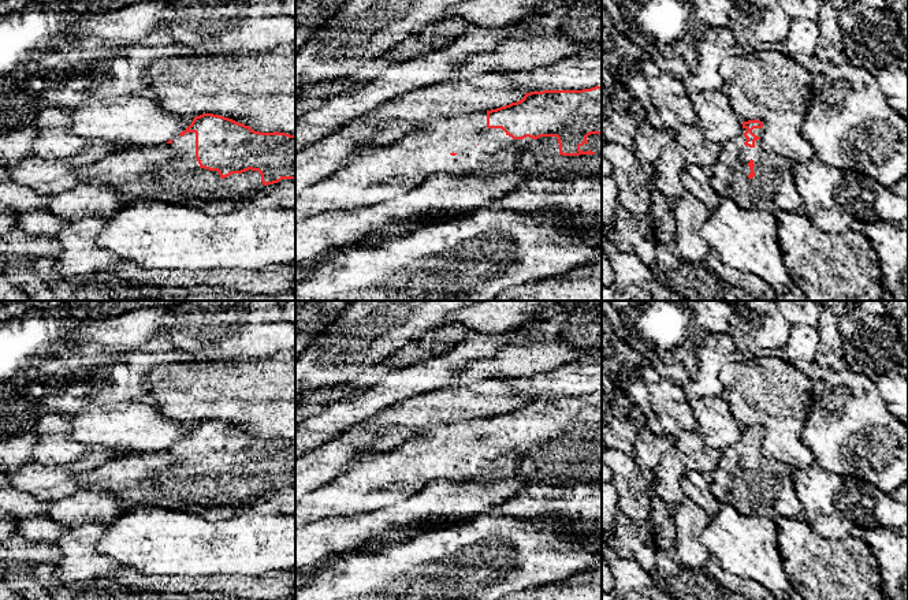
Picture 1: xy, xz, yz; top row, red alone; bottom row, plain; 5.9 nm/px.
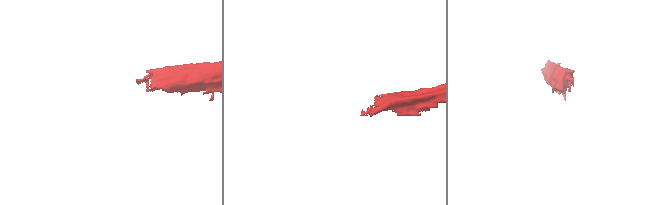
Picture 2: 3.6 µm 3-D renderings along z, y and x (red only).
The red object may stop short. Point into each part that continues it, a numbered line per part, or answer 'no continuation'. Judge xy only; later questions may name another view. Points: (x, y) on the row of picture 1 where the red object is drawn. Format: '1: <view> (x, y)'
1: xy (170, 172)

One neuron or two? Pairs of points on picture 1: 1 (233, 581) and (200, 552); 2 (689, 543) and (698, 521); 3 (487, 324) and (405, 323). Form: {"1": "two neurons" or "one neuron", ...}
{"1": "two neurons", "2": "one neuron", "3": "two neurons"}

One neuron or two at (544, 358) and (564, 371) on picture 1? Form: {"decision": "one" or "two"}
{"decision": "two"}

